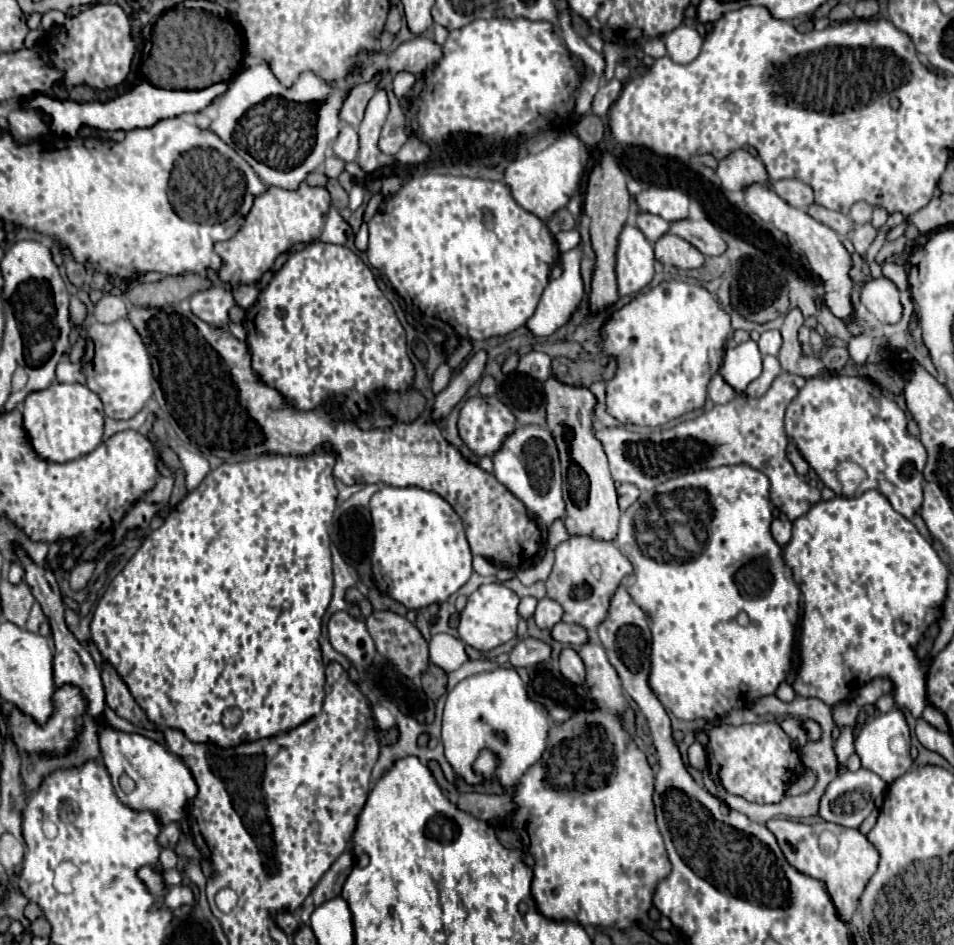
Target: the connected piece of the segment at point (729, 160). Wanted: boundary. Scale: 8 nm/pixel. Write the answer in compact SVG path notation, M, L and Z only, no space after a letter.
M735 150L719 160L717 176L727 190L743 190L753 182L767 182L767 172L761 160L755 160L747 150Z

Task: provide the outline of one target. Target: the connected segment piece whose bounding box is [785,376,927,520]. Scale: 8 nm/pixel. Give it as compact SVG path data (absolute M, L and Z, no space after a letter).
M823 376L807 380L805 388L799 390L797 398L787 408L785 430L823 482L825 460L849 460L867 472L857 494L877 490L909 520L921 508L927 450L919 438L907 432L907 416L897 402L883 396L871 382L851 376Z

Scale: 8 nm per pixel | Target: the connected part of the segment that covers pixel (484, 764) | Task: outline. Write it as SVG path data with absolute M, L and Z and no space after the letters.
M483 750L483 752L481 752L481 756L479 756L479 758L477 758L477 762L475 762L475 772L481 772L483 776L491 778L491 774L495 772L495 766L497 766L495 756L493 756L491 752Z

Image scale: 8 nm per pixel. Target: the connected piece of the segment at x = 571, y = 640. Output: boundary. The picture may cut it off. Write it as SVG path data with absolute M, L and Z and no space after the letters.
M567 622L555 624L555 628L551 630L551 636L563 644L585 644L585 642L589 642L589 632L583 626L567 624Z

